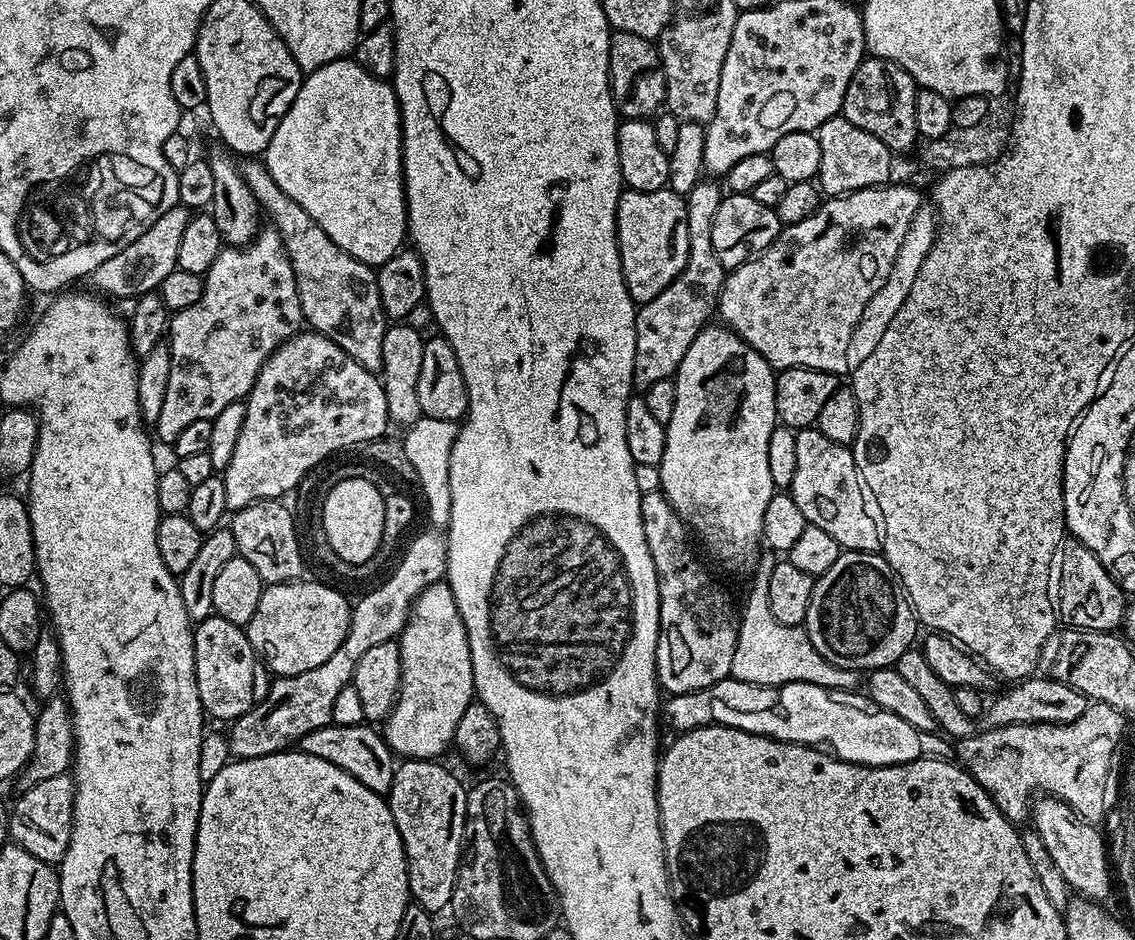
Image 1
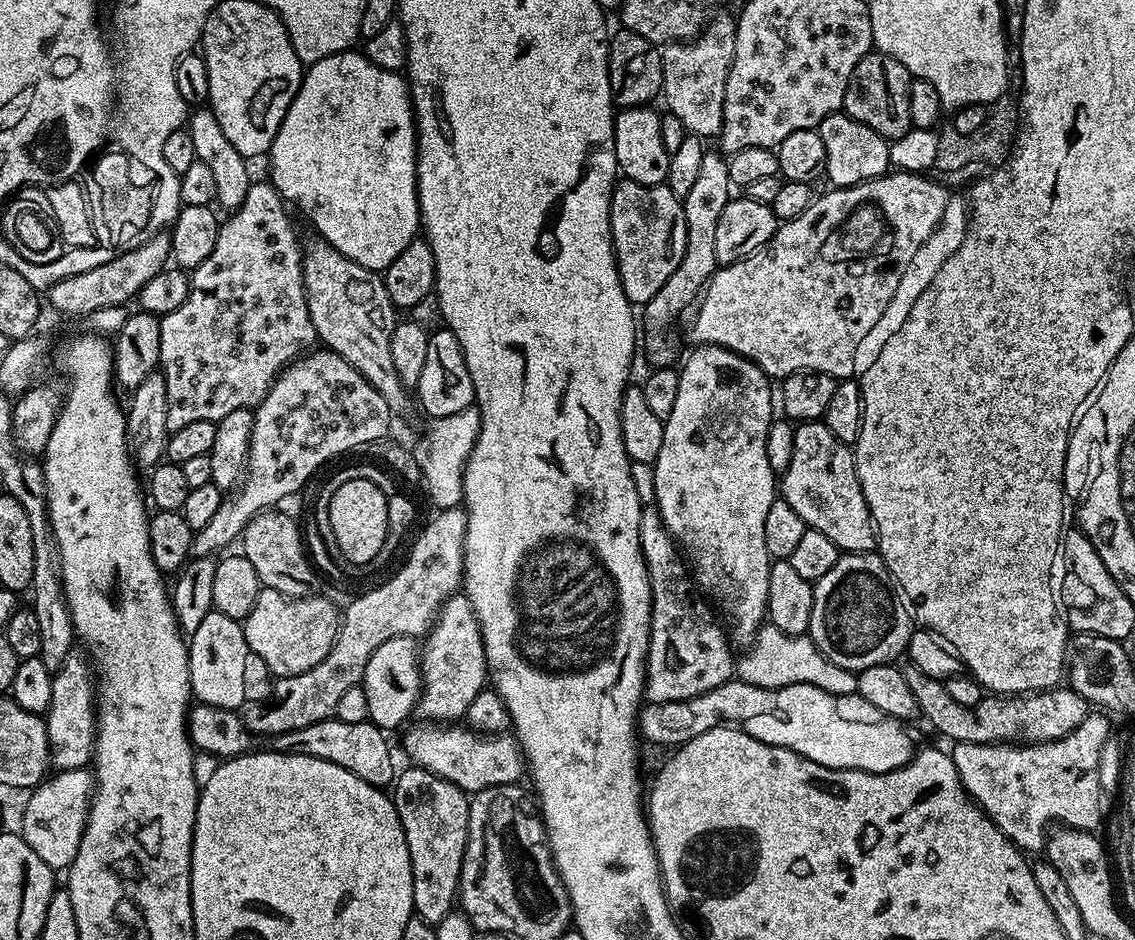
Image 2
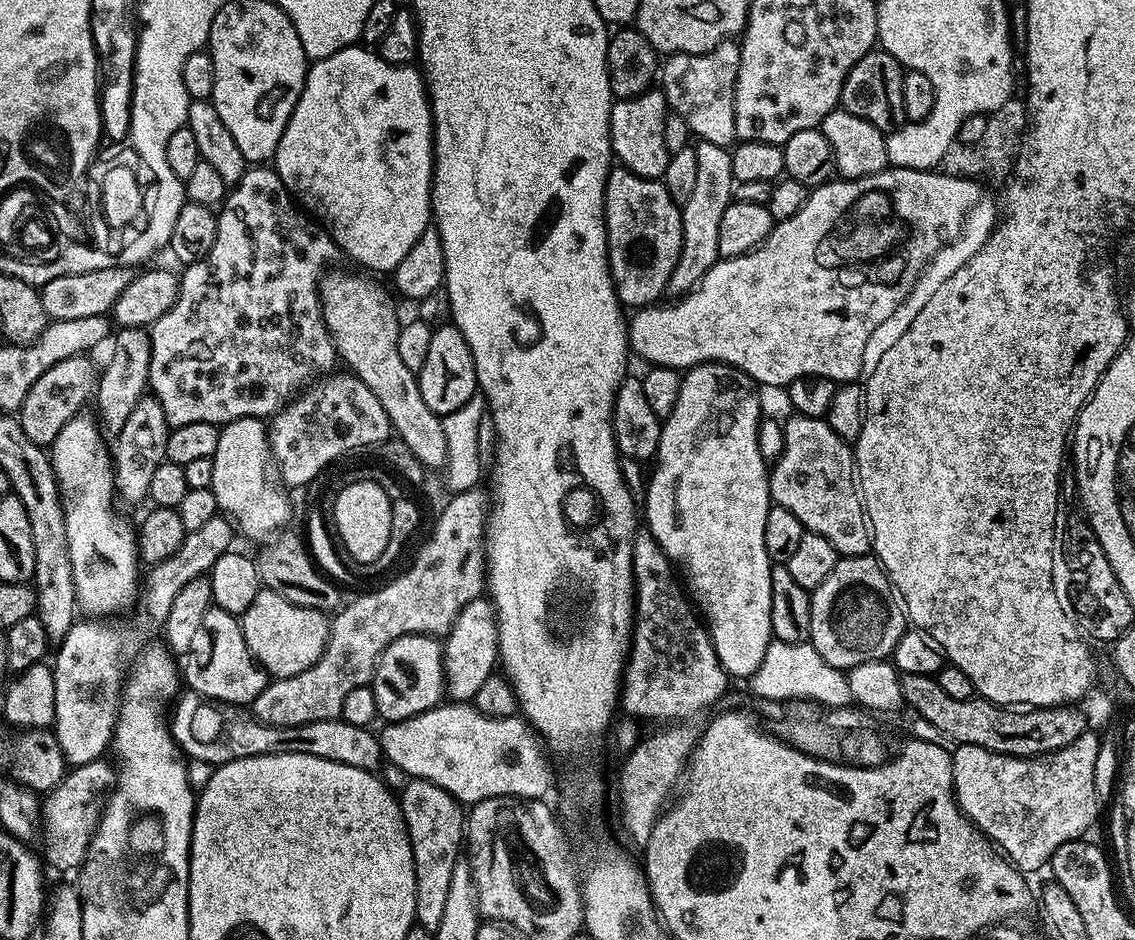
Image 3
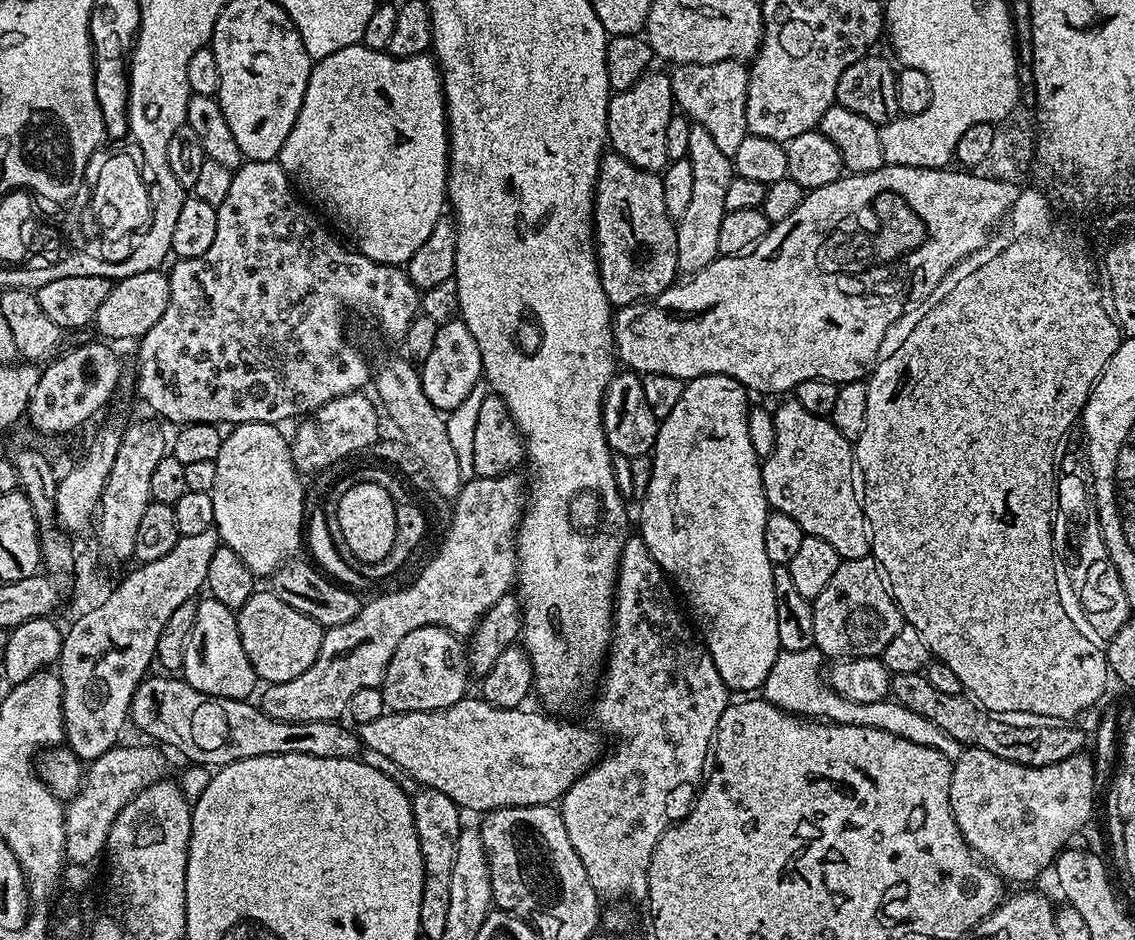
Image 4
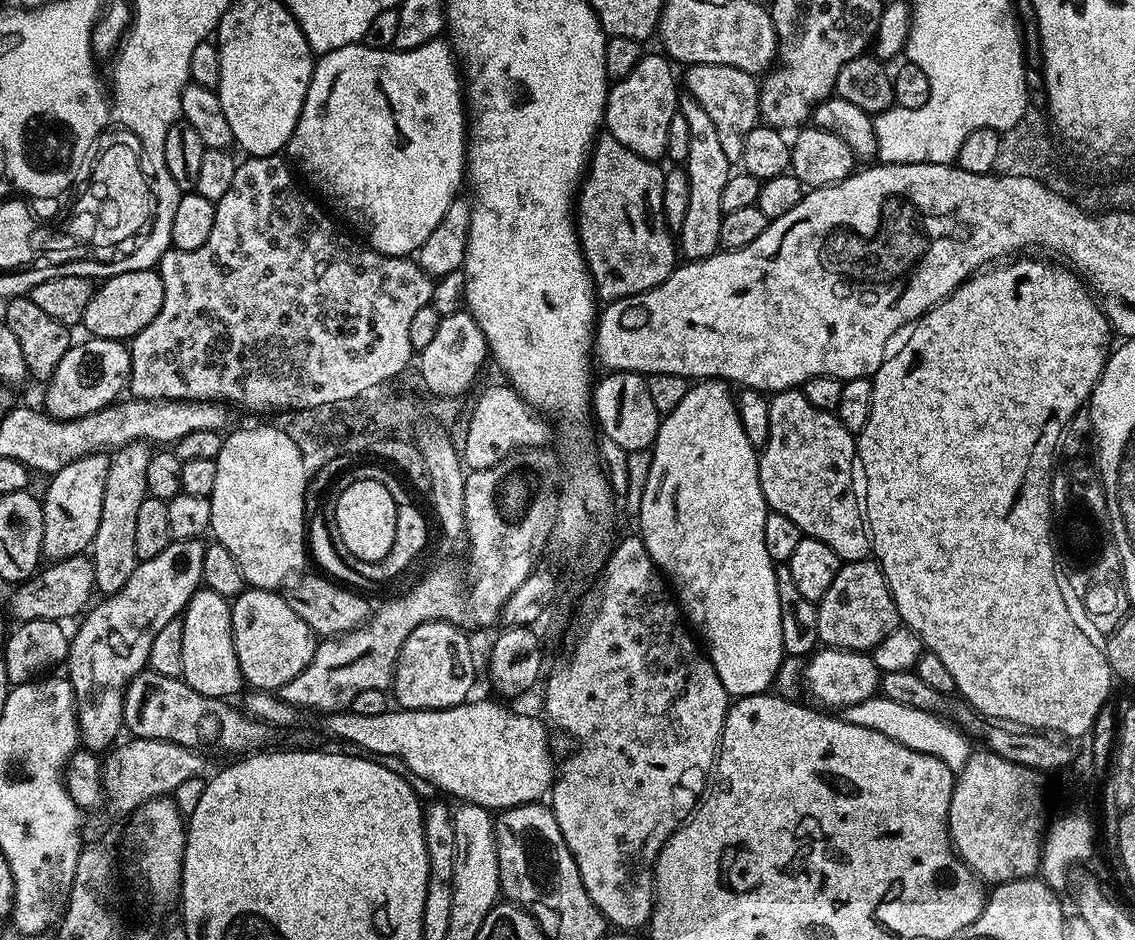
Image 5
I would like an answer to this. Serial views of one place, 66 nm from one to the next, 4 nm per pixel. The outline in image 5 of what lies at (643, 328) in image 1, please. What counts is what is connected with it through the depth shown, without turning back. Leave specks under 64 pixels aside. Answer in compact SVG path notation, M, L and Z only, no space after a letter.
M681 95L678 100L679 115L686 118L690 126L690 154L686 161L686 171L690 182L690 207L686 209L686 219L678 230L678 252L685 261L701 260L721 251L722 234L722 190L734 171L734 165L722 151L722 142L718 139L718 130L714 121L706 115L706 110L698 106L693 96Z

